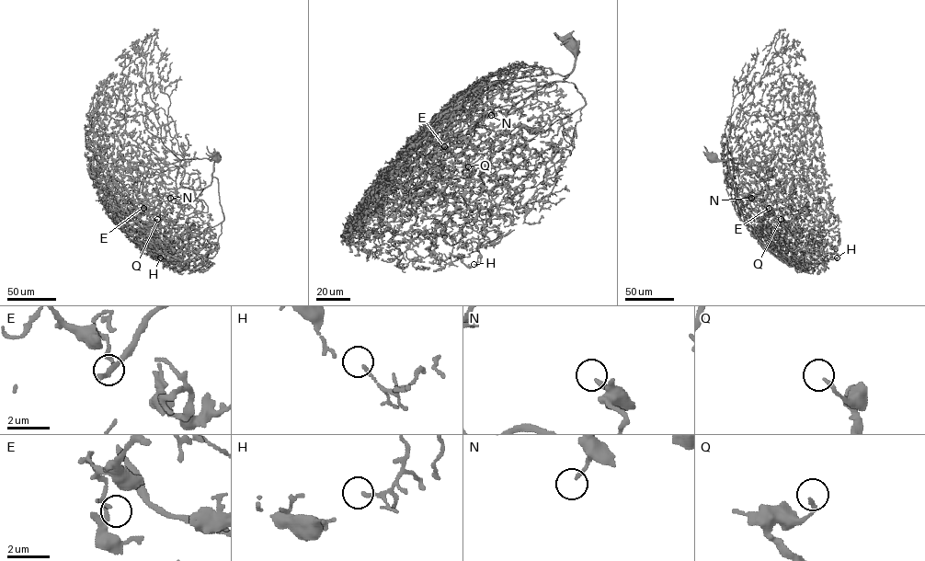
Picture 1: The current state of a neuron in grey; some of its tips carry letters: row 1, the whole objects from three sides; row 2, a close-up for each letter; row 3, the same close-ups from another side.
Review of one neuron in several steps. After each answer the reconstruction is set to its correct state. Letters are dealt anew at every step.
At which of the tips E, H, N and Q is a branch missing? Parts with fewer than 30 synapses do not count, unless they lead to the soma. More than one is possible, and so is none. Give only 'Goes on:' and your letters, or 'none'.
Goes on: none

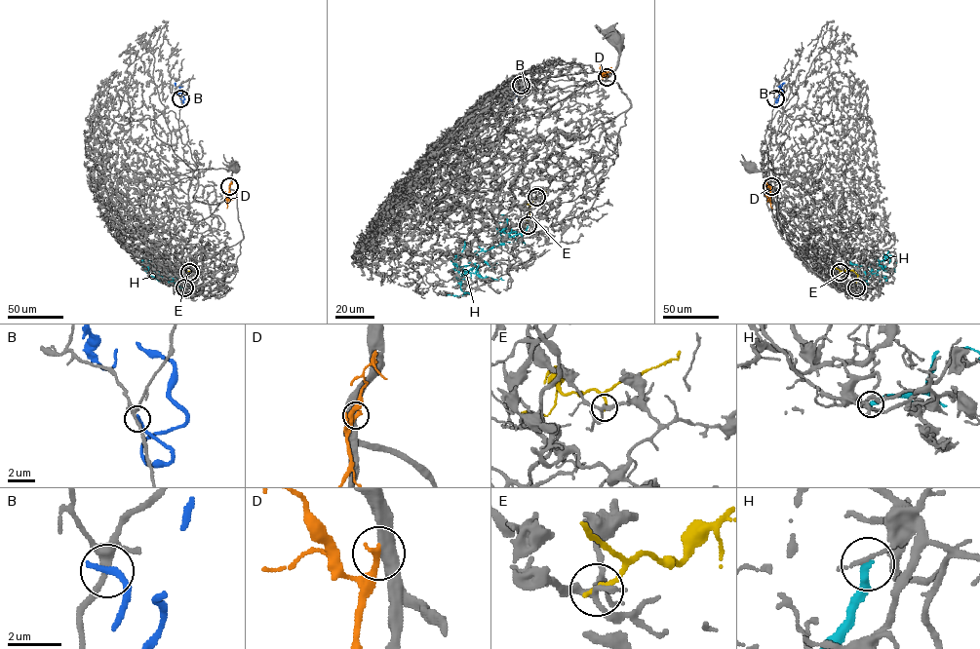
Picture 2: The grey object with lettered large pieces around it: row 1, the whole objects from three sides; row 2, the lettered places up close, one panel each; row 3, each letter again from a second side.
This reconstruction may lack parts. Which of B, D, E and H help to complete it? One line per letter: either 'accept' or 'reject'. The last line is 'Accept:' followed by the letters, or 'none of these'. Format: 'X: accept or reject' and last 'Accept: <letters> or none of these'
B: reject
D: reject
E: reject
H: reject
Accept: none of these

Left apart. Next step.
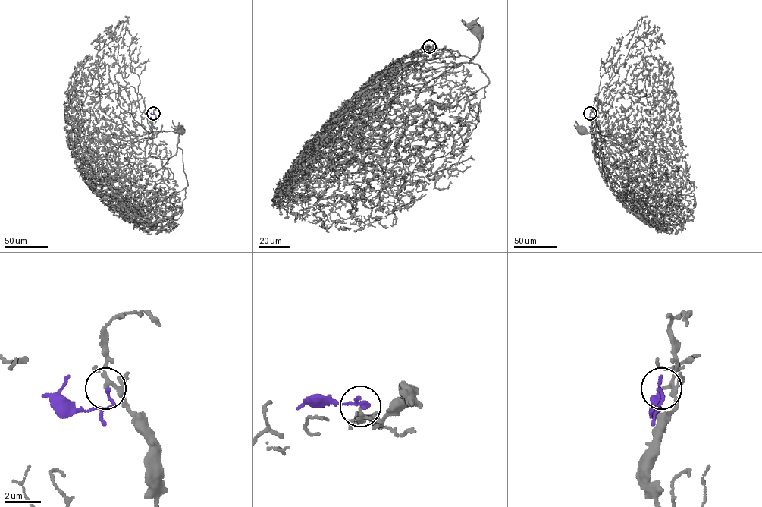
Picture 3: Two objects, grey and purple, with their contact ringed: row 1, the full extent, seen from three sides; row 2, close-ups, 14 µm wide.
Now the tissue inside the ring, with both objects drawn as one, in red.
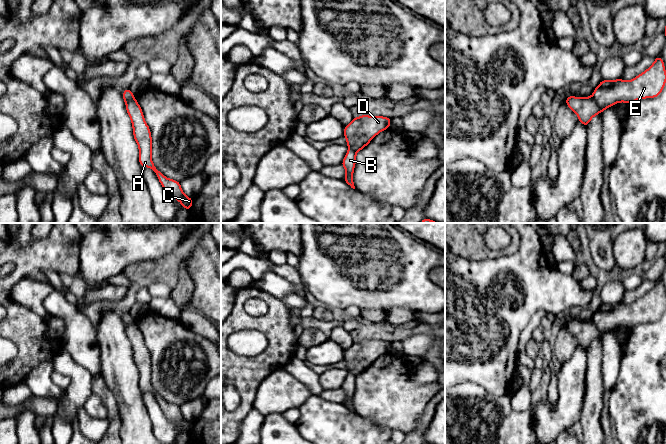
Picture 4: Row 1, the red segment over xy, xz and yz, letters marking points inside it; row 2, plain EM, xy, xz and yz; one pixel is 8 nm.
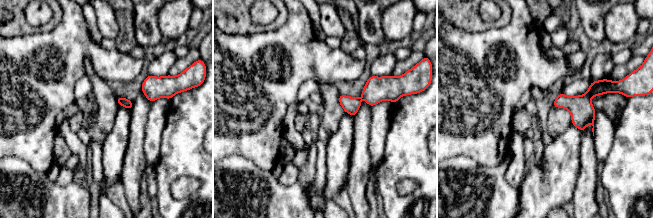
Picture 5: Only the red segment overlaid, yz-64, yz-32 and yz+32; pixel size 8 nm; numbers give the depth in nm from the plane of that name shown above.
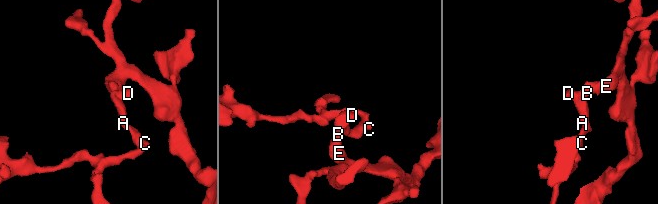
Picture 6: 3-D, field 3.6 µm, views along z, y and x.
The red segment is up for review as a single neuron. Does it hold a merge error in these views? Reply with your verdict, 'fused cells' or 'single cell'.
fused cells

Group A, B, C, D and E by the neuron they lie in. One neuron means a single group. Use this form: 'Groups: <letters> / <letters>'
Groups: A C D / B E

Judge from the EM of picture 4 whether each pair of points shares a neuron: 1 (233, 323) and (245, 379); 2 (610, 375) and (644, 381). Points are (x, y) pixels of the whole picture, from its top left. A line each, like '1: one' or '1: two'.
1: one
2: two

